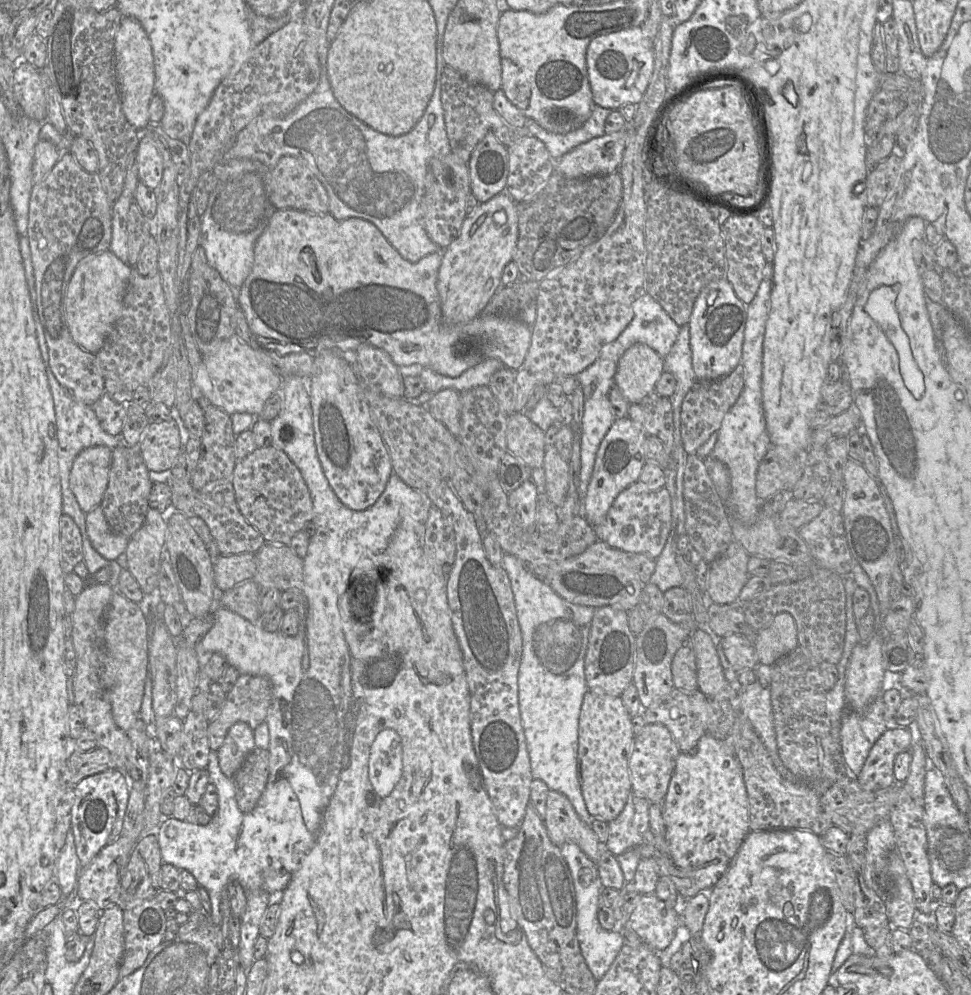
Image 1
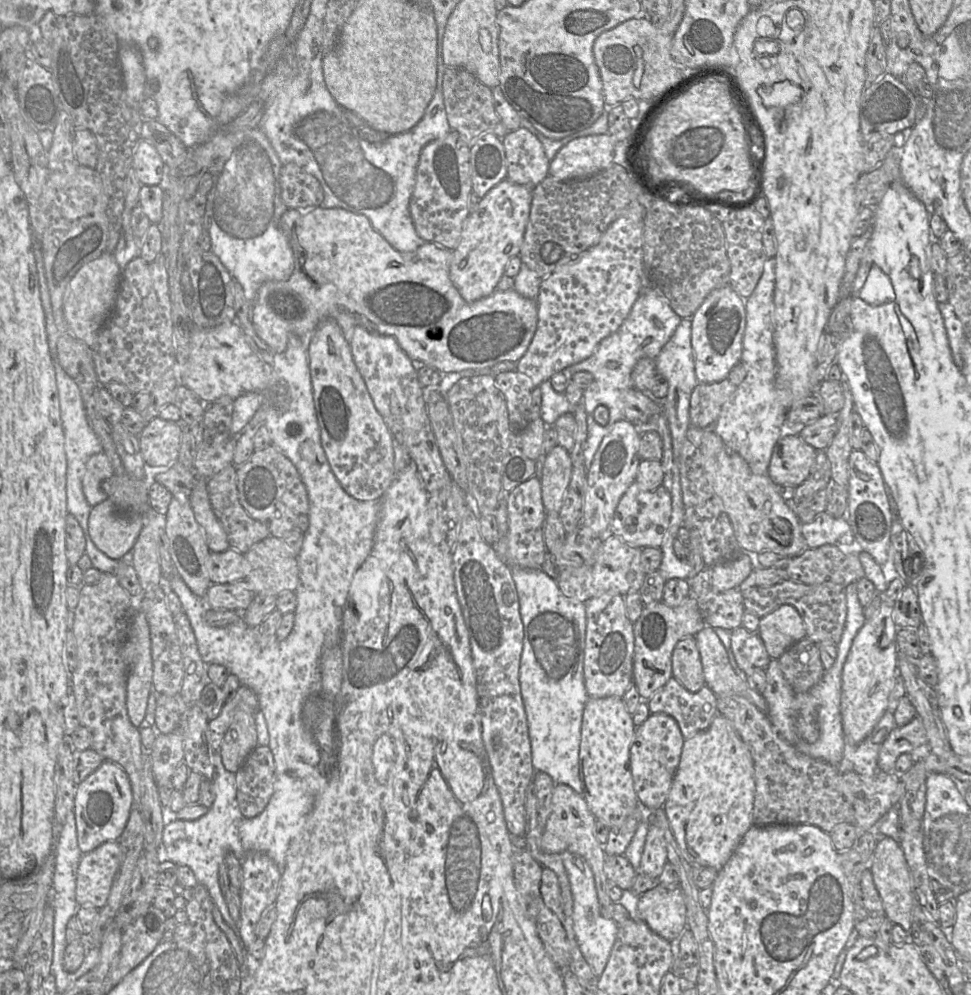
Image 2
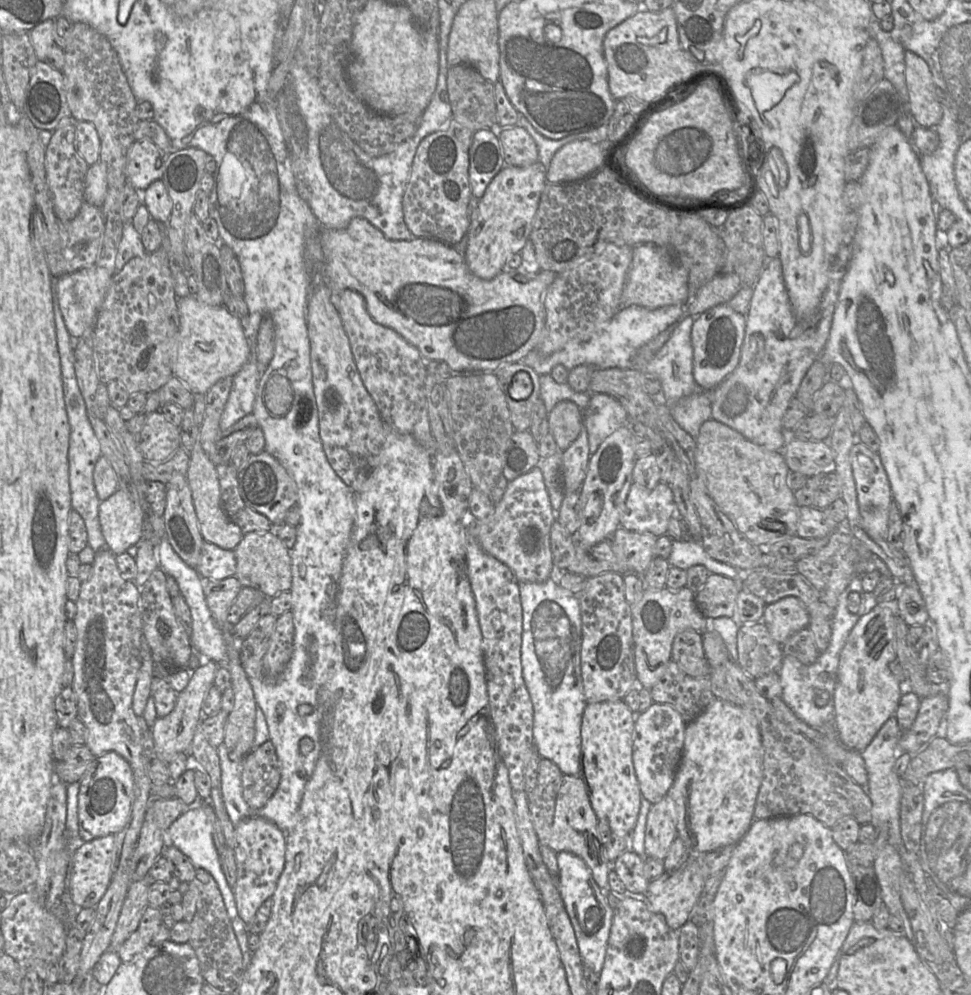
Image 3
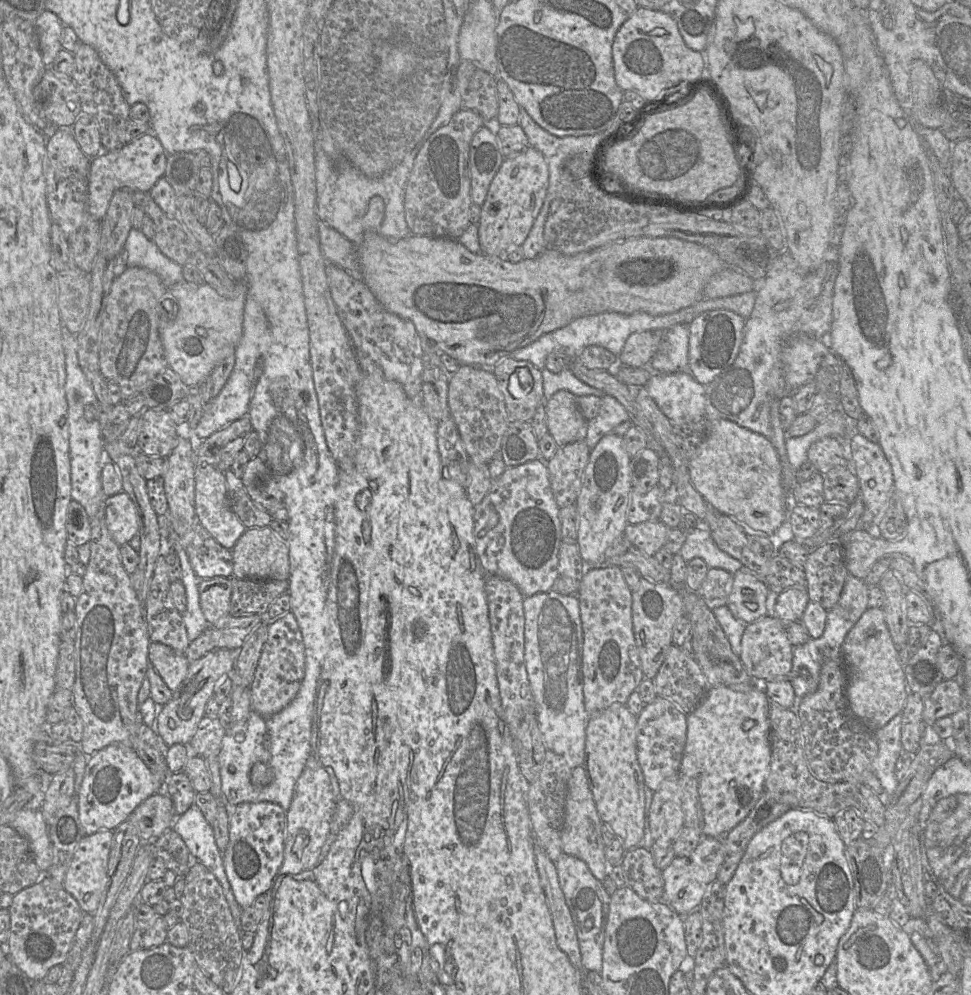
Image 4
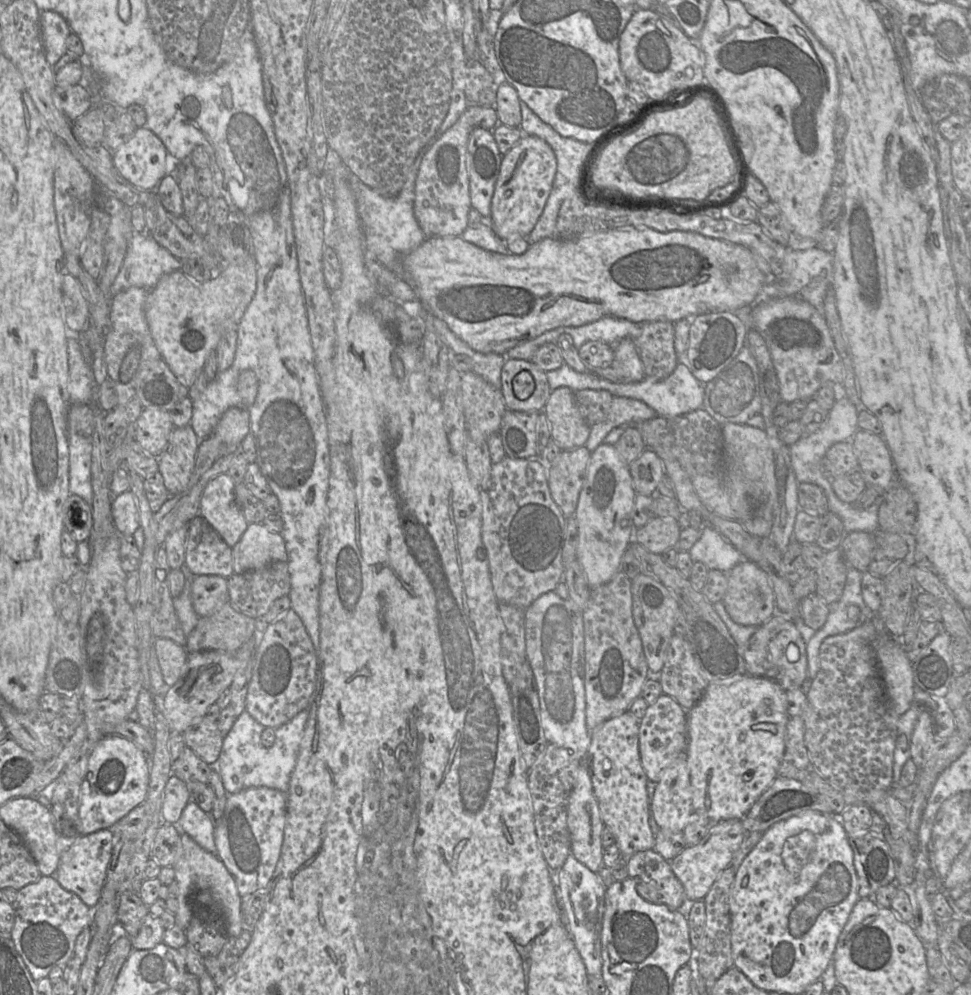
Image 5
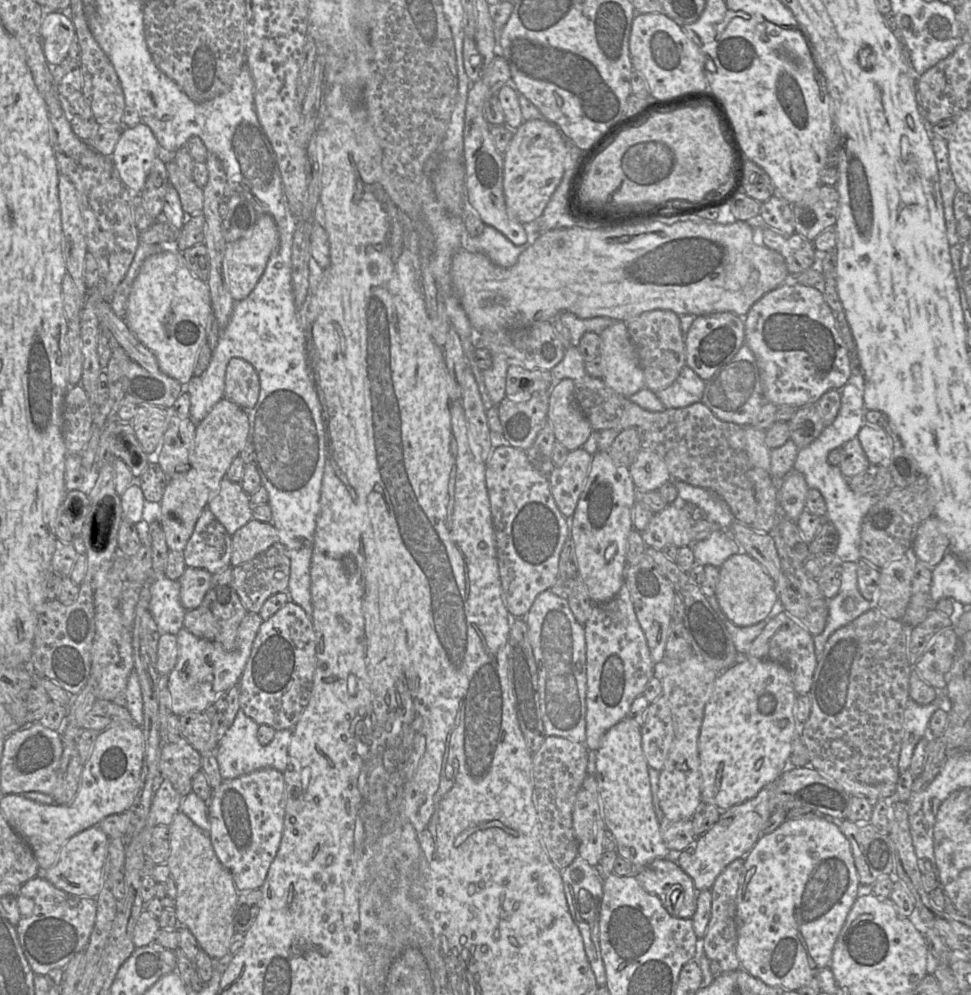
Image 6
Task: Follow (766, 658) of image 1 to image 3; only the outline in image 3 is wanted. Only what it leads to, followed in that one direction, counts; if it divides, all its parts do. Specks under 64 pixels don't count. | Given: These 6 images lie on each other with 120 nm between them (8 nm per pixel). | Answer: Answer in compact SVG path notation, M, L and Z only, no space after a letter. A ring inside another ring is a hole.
M784 597L765 607L762 622L780 645L793 633L809 626L810 615L798 598Z

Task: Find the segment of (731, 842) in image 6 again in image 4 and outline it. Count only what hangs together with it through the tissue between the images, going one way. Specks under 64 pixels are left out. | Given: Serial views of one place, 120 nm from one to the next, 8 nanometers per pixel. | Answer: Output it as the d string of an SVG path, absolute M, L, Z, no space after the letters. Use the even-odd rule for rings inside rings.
M703 836L690 855L674 857L670 864L662 870L663 902L681 916L686 916L698 909L705 891L717 879L718 871L726 858L722 838Z

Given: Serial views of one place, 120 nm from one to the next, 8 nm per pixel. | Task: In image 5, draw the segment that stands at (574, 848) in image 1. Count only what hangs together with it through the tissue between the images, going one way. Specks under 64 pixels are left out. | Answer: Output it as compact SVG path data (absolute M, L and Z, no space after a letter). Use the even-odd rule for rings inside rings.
M569 854L562 867L554 872L558 901L562 909L565 926L585 965L587 974L602 974L602 930L605 910L605 891L599 875Z

